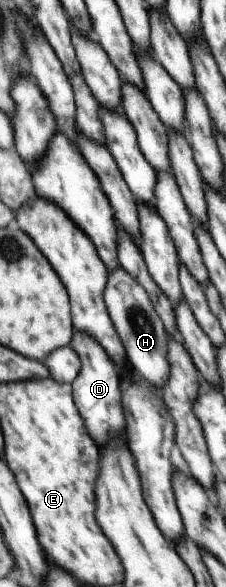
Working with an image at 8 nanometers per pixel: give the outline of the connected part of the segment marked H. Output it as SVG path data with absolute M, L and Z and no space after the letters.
M112 269L108 271L104 301L133 372L151 385L159 389L163 388L168 382L170 373L169 362L166 358L168 338L166 338L165 326L158 318L145 287L140 286L137 279L131 277L124 269Z

